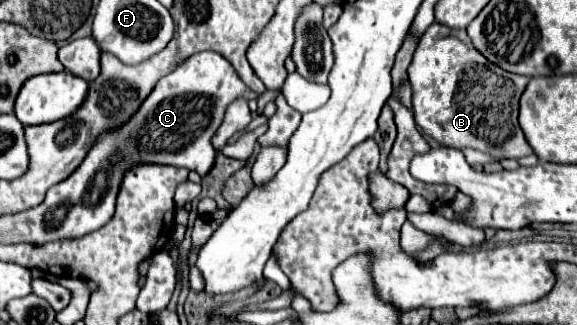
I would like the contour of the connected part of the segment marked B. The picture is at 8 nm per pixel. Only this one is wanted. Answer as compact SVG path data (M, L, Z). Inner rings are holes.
M432 23L420 37L408 67L408 79L412 85L416 123L440 145L452 149L470 147L498 159L532 155L532 147L518 125L518 101L530 79L492 65L478 49L474 49L464 29Z

